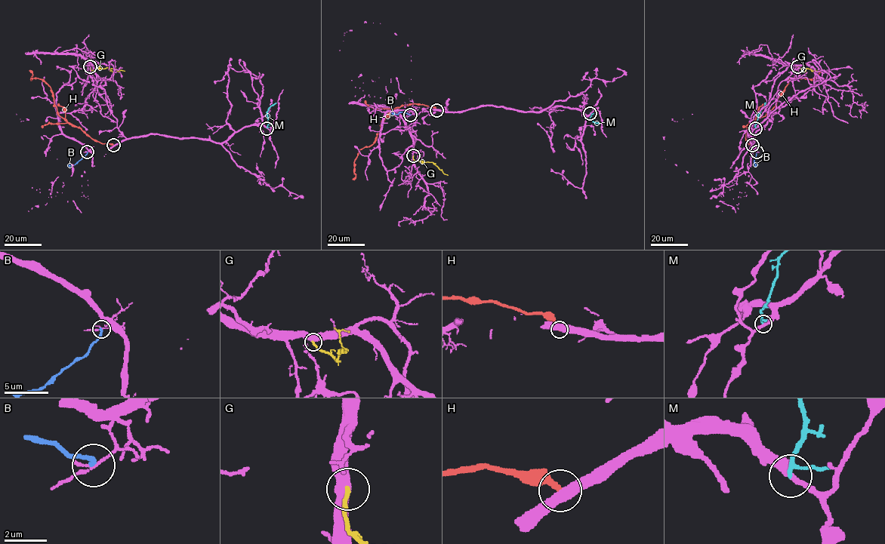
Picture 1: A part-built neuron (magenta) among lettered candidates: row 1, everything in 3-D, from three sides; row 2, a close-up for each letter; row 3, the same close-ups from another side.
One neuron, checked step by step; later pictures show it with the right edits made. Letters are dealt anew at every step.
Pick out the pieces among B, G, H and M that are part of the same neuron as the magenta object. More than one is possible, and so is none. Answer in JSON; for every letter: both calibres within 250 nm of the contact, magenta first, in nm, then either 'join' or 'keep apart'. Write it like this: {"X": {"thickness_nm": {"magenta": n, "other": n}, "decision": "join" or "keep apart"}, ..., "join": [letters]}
{"B": {"thickness_nm": {"magenta": 120, "other": 240}, "decision": "keep apart"}, "G": {"thickness_nm": {"magenta": 480, "other": 180}, "decision": "join"}, "H": {"thickness_nm": {"magenta": 500, "other": 240}, "decision": "keep apart"}, "M": {"thickness_nm": {"magenta": 280, "other": 160}, "decision": "keep apart"}, "join": ["G"]}

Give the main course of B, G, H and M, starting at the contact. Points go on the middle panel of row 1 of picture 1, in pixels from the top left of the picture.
B: (410, 115), (392, 112)
G: (413, 155), (415, 161), (432, 162), (448, 175)
H: (436, 110), (416, 103), (392, 109), (374, 142), (359, 150), (355, 160), (356, 176), (353, 179)
M: (590, 113), (590, 118), (599, 124)

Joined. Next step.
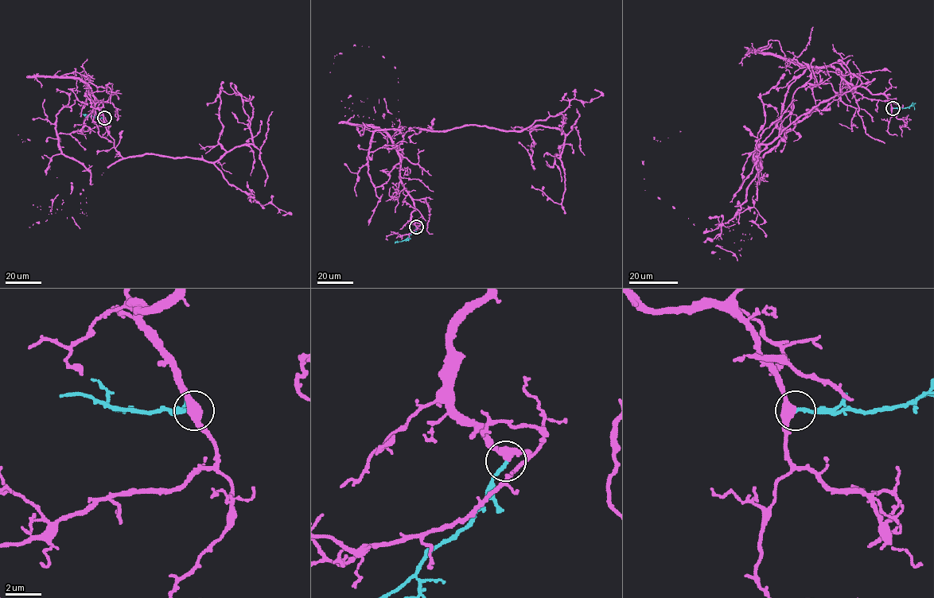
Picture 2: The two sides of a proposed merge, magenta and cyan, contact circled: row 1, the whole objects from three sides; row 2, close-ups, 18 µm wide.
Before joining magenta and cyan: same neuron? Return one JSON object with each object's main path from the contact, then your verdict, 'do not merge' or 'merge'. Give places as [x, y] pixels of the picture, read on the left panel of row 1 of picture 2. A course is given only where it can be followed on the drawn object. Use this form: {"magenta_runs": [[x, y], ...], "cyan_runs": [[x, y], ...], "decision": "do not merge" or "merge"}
{"magenta_runs": [[104, 118], [87, 83], [84, 95], [103, 112], [123, 157], [215, 161], [253, 144], [251, 102], [219, 91]], "cyan_runs": [[104, 118], [85, 114], [86, 118]], "decision": "merge"}

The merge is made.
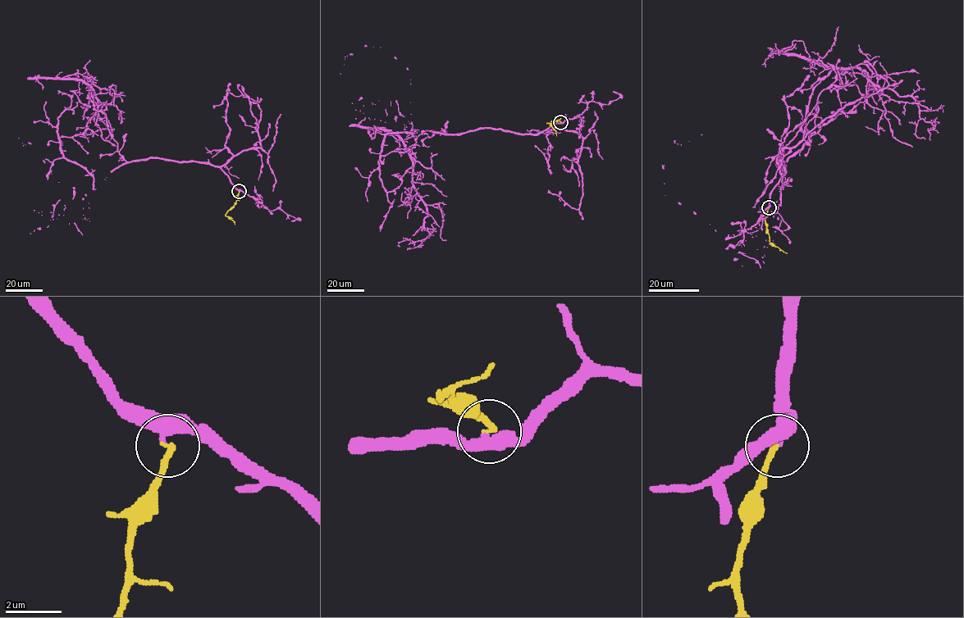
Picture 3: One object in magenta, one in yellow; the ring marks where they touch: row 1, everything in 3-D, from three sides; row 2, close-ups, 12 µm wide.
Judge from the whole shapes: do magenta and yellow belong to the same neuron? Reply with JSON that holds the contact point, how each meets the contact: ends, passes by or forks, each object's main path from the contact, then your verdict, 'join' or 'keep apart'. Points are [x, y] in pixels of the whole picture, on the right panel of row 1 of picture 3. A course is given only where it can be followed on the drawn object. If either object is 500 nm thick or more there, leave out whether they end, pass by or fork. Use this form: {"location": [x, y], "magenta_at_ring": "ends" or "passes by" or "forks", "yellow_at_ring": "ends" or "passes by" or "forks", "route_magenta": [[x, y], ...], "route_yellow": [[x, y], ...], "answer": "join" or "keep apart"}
{"location": [769, 207], "magenta_at_ring": "passes by", "yellow_at_ring": "ends", "route_magenta": [[769, 207], [784, 98], [812, 61], [831, 90], [856, 84], [783, 163], [771, 246], [664, 195], [701, 134]], "route_yellow": [[769, 207], [765, 224], [769, 241], [787, 253]], "answer": "join"}

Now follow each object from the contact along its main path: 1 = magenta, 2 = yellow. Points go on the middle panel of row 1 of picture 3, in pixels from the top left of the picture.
1: (560, 122), (420, 134), (417, 174), (387, 192), (384, 137), (415, 131), (408, 69), (365, 46), (340, 74)
2: (560, 122), (557, 120), (546, 123), (555, 131), (556, 136)

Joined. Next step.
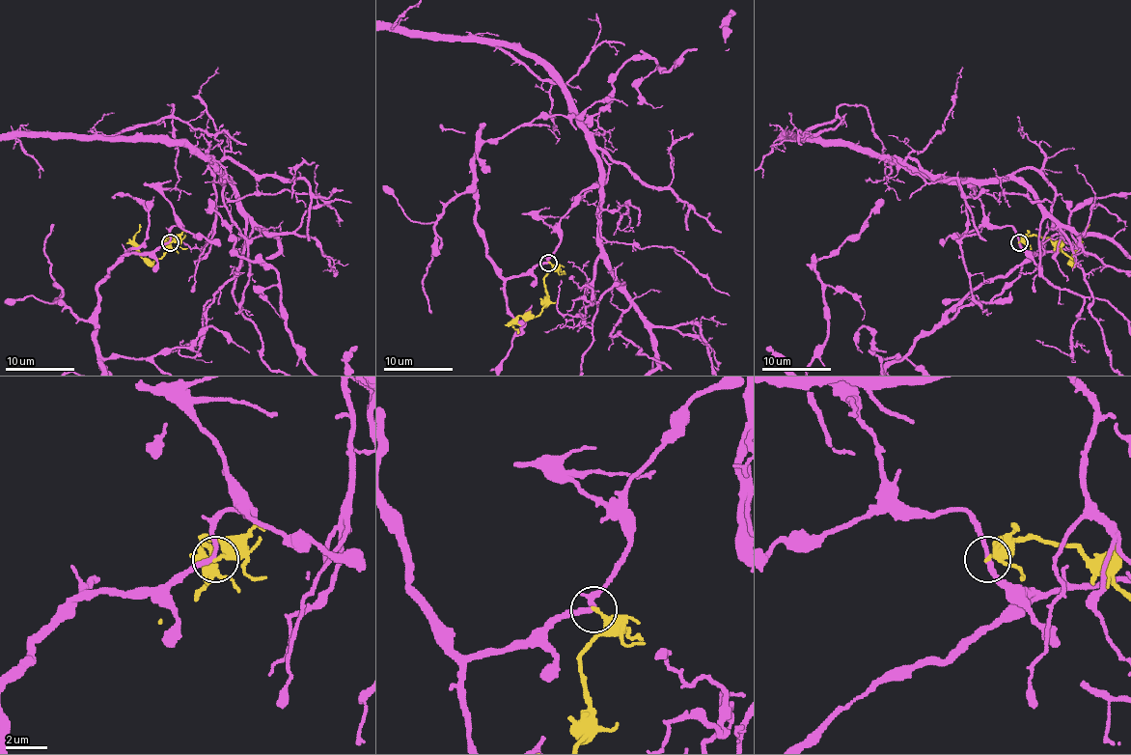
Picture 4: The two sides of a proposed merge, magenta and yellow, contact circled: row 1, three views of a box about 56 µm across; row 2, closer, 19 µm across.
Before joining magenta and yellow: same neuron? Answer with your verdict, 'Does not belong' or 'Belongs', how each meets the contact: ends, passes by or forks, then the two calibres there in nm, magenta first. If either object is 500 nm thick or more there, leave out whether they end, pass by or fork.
Does not belong. At the ring magenta passes by. At the ring yellow ends. Thickness 200 nm (magenta) against 220 nm

